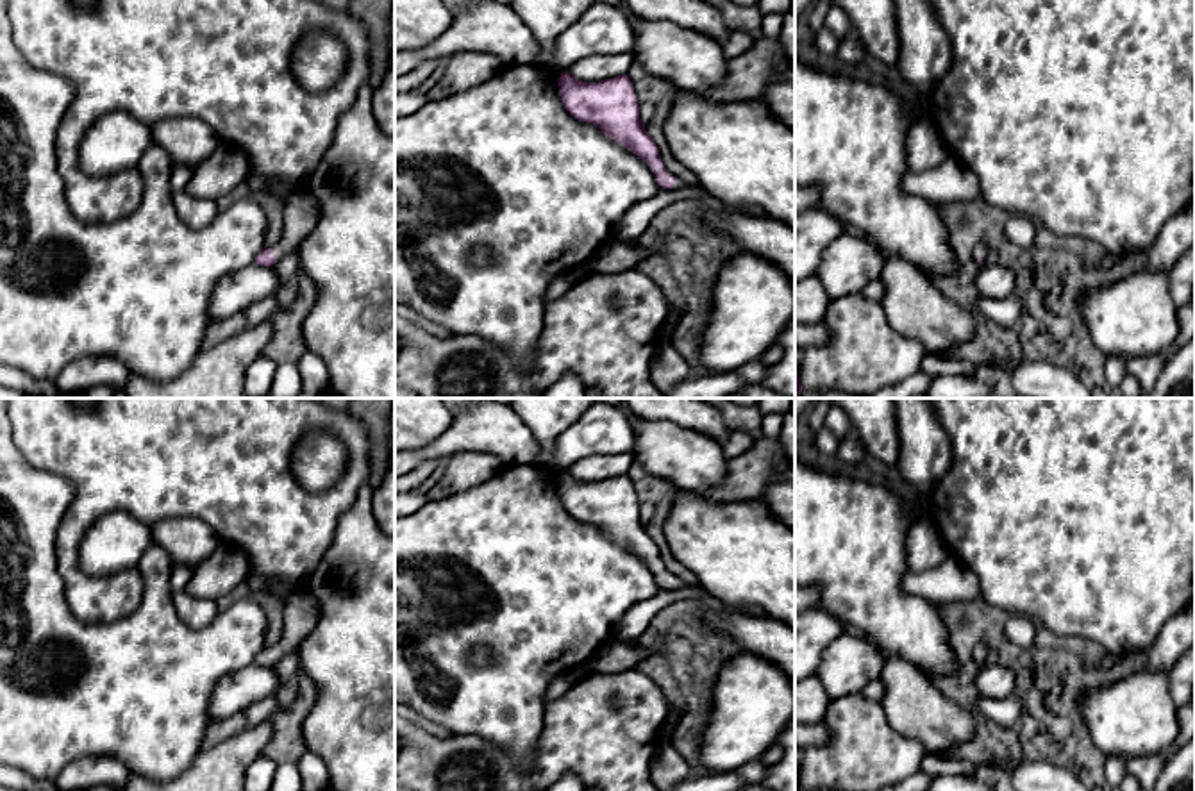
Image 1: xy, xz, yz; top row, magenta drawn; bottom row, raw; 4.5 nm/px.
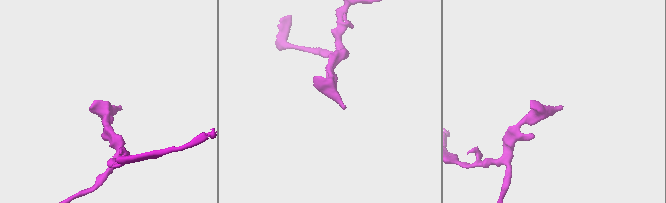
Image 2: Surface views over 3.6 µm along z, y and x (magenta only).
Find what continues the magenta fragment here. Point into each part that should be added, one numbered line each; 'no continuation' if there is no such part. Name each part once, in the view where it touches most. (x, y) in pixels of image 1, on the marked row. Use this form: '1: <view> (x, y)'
1: xy (300, 211)

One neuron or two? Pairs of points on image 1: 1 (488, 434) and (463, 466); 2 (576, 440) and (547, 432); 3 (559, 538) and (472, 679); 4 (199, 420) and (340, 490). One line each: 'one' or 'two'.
1: two
2: two
3: one
4: one

